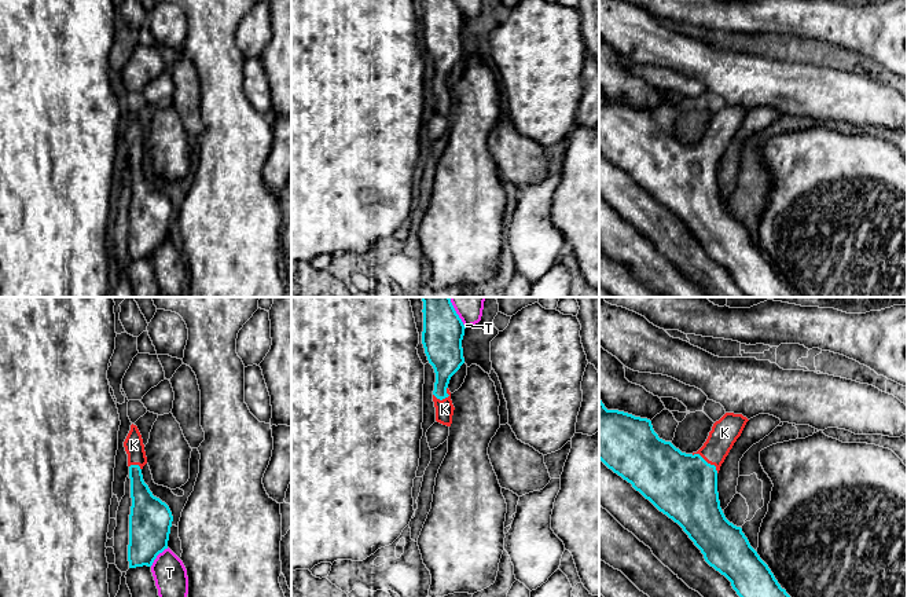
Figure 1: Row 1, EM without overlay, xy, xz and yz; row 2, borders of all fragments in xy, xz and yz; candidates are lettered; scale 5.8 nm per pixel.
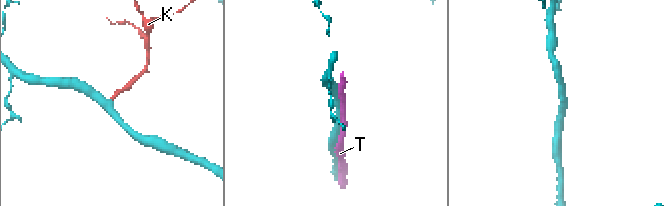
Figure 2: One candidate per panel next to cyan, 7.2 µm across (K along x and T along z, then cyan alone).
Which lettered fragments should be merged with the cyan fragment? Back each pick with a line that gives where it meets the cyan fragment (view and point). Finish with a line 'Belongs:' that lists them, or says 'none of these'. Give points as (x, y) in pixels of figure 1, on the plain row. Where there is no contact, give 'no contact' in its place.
K: meets cyan in yz at (705, 153)
Belongs: K

